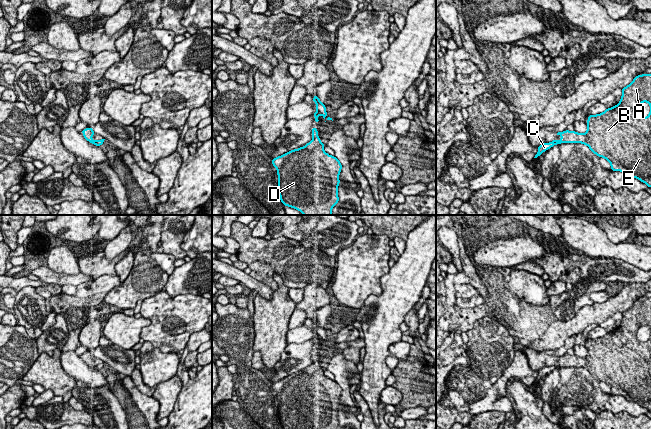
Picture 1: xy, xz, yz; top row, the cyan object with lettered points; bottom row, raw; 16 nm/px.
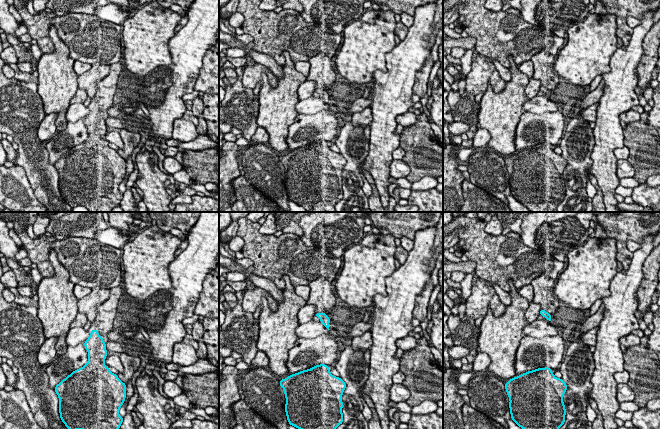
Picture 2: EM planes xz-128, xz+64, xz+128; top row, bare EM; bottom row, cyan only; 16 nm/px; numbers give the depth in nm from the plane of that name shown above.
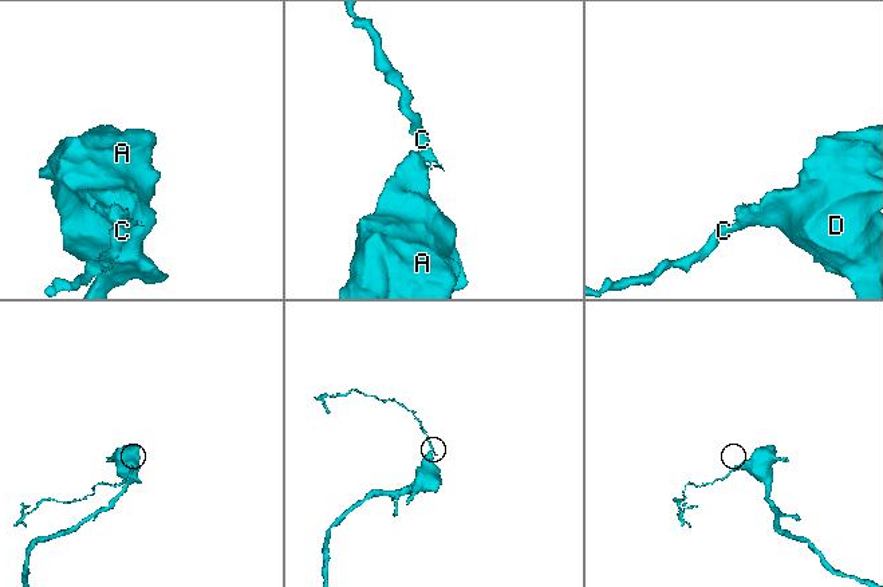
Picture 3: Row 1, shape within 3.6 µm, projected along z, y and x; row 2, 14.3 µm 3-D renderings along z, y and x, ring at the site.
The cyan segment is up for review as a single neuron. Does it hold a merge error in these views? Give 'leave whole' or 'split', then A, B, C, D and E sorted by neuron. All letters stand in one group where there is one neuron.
split; A B D E / C

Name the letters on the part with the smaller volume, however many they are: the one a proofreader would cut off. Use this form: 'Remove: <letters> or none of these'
Remove: C

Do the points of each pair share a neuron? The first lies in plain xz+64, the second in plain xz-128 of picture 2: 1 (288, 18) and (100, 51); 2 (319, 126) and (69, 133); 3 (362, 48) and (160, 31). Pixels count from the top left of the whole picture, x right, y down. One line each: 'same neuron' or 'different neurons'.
1: same neuron
2: same neuron
3: same neuron

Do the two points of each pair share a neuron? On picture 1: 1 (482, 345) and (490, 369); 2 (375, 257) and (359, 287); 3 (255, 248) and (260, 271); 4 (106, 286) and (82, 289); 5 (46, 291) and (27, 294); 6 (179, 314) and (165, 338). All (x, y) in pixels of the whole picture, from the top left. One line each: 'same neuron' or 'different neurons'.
1: same neuron
2: same neuron
3: same neuron
4: same neuron
5: different neurons
6: same neuron

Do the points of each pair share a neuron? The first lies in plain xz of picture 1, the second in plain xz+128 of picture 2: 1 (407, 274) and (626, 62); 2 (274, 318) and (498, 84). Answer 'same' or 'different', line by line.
1: same
2: different

